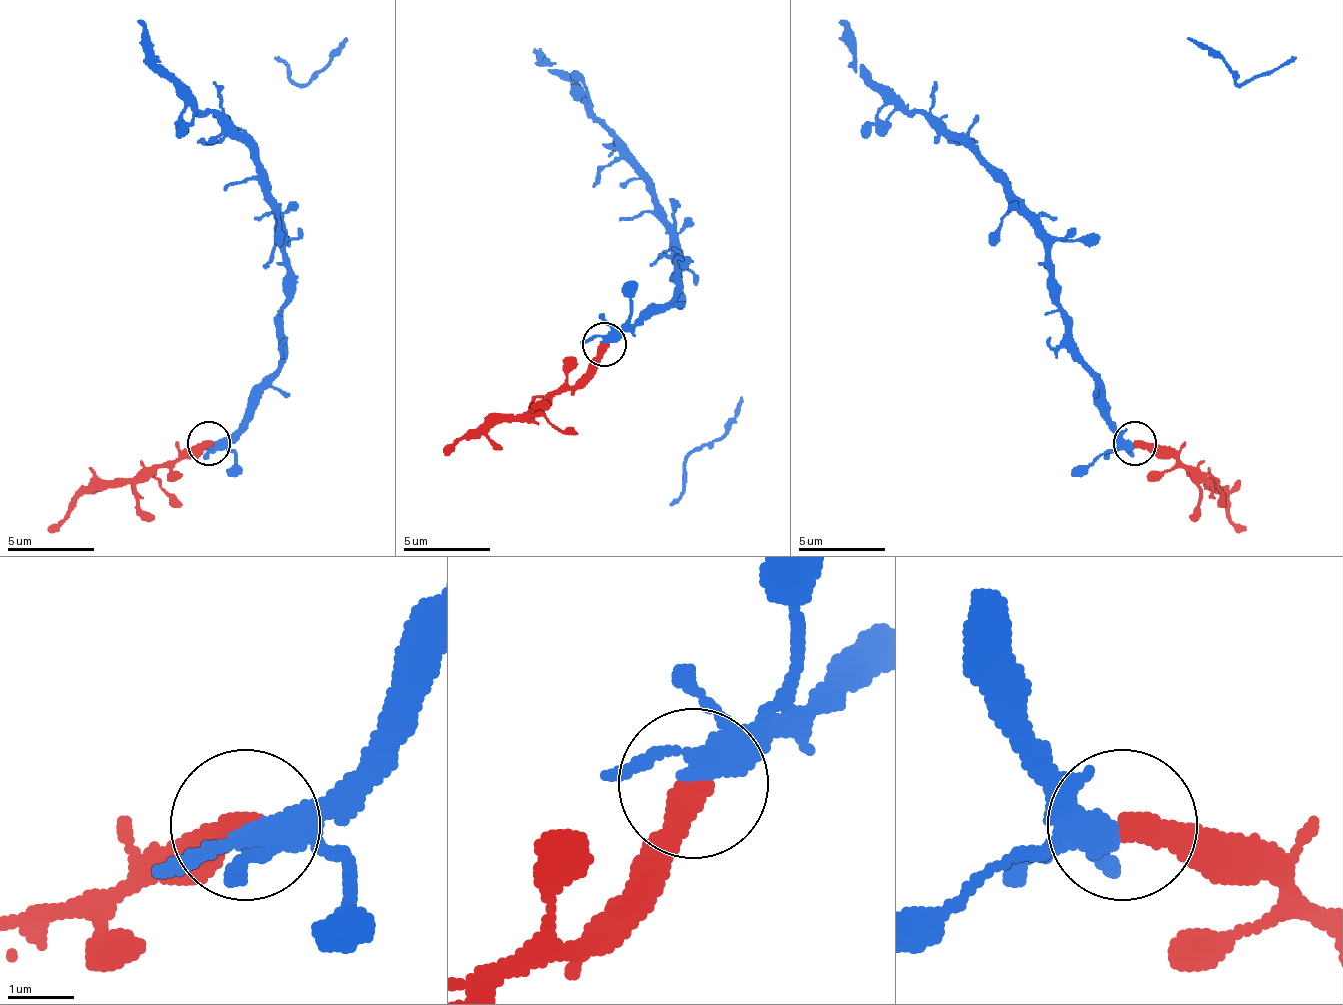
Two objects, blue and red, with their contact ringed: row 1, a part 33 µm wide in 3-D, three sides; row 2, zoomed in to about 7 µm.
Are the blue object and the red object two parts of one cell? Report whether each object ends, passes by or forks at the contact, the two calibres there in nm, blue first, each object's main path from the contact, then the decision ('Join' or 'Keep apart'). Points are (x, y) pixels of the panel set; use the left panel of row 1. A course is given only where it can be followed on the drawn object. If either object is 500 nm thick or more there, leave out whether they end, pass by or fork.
At the ring blue forks. At the ring red ends. Thickness 320 nm (blue) against 440 nm. Course of blue: (207, 444), (220, 444), (238, 427), (260, 383), (281, 357), (286, 222), (260, 161), (155, 61), (138, 22). Course of red: (207, 444), (194, 444), (177, 462), (155, 466), (129, 483), (94, 483), (50, 531). Join

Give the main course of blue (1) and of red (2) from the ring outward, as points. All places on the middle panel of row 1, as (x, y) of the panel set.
1: (603, 343), (616, 339), (633, 321), (655, 312), (677, 291), (681, 251), (655, 190), (594, 108), (533, 47)
2: (603, 343), (590, 369), (572, 387), (551, 391), (524, 413), (490, 417), (446, 456)

